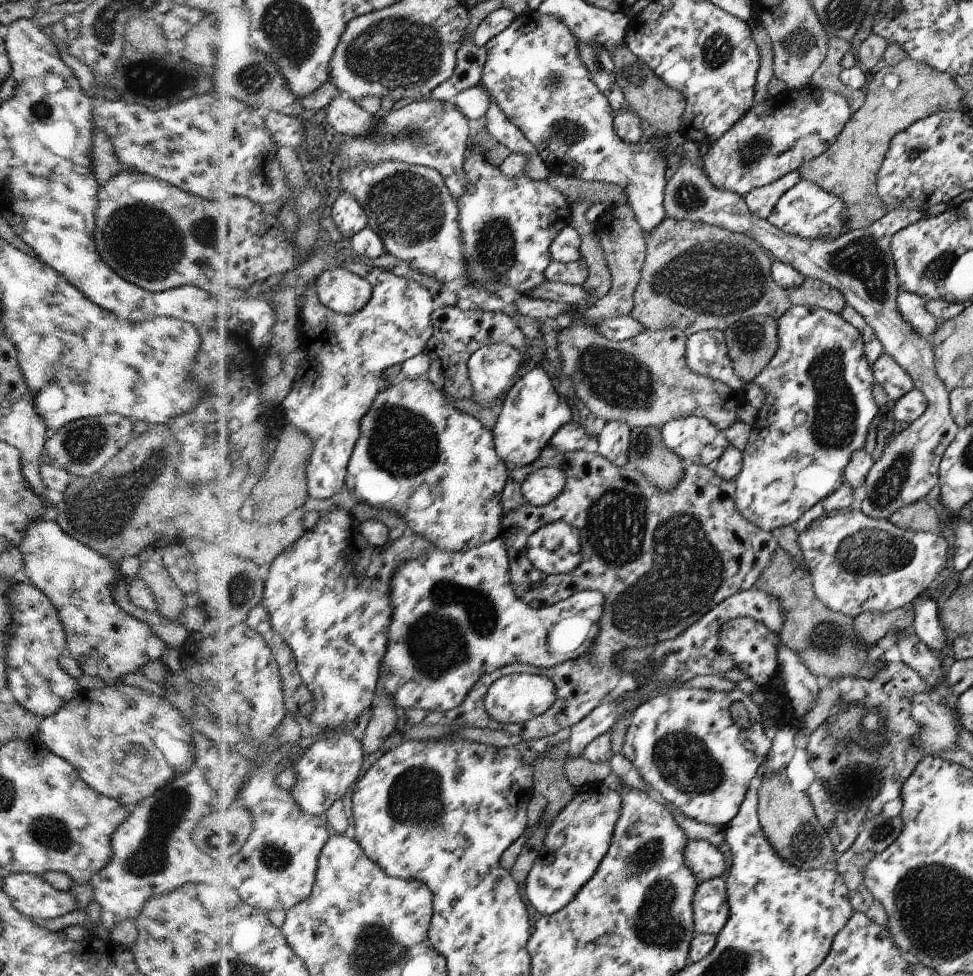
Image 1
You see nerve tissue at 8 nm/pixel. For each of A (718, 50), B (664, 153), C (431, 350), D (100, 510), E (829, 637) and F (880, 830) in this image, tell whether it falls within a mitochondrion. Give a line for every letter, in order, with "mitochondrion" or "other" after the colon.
A: mitochondrion
B: other
C: other
D: mitochondrion
E: mitochondrion
F: mitochondrion

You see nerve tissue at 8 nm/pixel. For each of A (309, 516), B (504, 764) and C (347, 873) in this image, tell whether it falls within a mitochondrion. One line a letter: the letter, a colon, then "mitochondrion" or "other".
A: other
B: other
C: other

